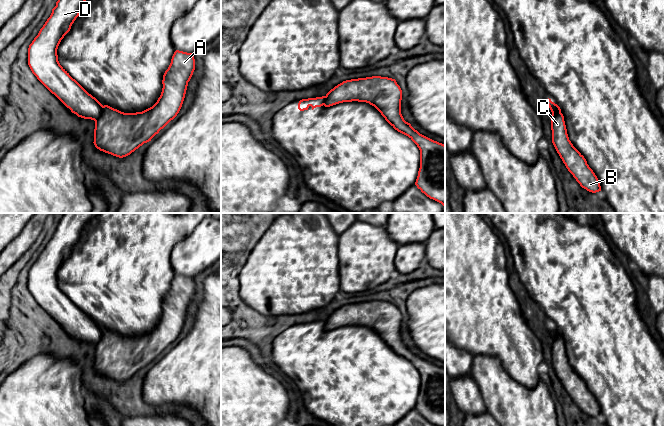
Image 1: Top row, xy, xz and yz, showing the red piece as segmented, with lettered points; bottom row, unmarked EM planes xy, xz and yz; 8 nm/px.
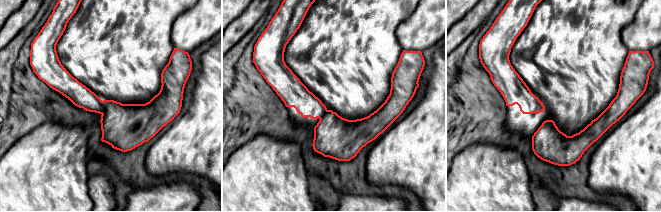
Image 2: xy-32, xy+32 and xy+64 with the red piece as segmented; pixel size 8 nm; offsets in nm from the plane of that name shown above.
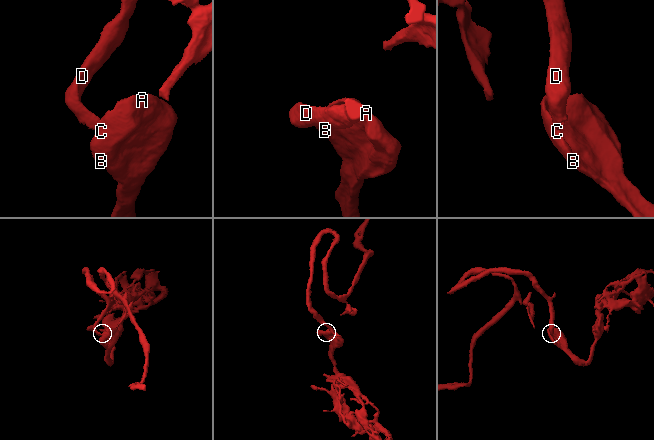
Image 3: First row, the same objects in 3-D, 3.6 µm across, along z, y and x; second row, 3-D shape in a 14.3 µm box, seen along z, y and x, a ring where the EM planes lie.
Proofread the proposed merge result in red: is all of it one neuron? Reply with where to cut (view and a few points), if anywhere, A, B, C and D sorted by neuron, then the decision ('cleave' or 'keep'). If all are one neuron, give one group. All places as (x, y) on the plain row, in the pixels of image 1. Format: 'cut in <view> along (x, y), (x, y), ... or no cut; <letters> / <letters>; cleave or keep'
cut in xy along (103, 330), (102, 336), (94, 344); A B C / D; cleave

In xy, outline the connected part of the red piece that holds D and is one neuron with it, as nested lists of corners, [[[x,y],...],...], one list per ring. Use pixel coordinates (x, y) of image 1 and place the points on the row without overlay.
[[[64,213],[50,241],[28,272],[28,289],[37,303],[72,337],[94,345],[101,339],[103,329],[60,289],[57,273],[86,223],[98,214]]]

